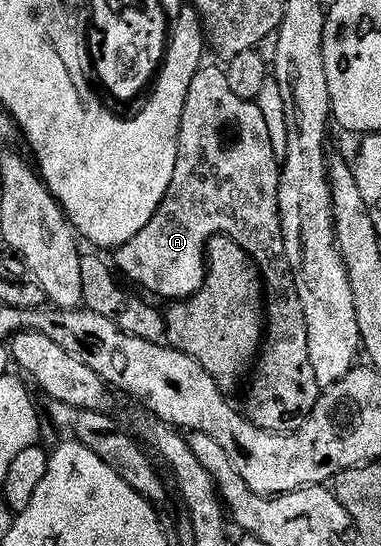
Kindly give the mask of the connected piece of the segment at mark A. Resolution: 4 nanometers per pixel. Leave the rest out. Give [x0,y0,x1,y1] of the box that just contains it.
[113,65,320,433]

